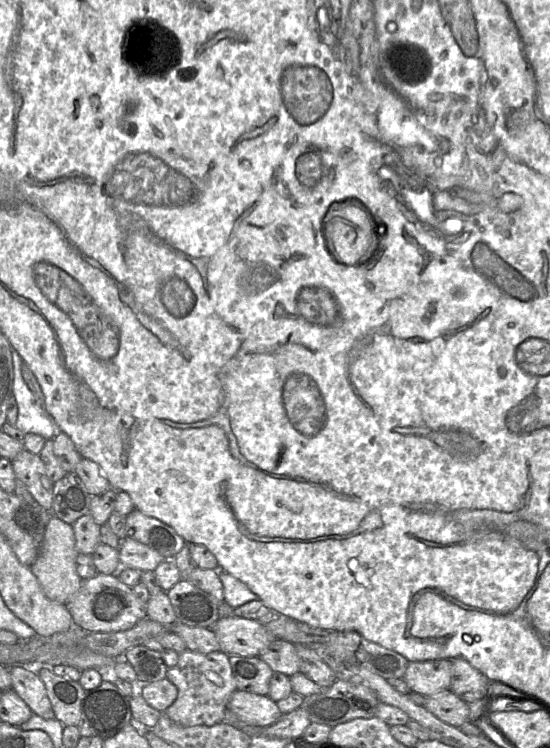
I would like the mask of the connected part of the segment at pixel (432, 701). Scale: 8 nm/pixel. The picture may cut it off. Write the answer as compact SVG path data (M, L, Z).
M450 690L427 696L424 707L443 722L457 728L469 721L468 704Z

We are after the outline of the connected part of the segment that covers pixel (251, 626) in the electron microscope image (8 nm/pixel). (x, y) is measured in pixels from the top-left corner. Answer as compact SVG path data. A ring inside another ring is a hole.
M235 615L219 618L212 630L221 651L229 656L260 656L275 640L261 622Z

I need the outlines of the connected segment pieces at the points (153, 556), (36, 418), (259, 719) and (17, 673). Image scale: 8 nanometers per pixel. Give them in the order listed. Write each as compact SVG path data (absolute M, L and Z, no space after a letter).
M134 539L122 540L118 548L121 567L143 571L154 571L166 559L156 550Z
M11 347L12 362L13 362L13 388L12 396L15 398L18 408L17 421L14 427L24 434L32 433L42 436L44 439L53 439L58 433L57 425L51 420L51 415L37 402L33 393L24 382L22 376L22 364L24 363L16 350Z
M239 689L232 693L227 709L239 720L252 726L270 726L283 715L269 696Z
M22 665L9 667L11 688L29 706L34 714L44 718L54 718L51 702L44 683L35 671L29 671Z

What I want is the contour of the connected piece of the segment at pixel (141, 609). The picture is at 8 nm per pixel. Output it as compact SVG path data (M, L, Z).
M97 573L94 577L83 580L81 588L66 604L74 625L86 632L128 630L146 618L146 605L135 597L132 588L125 585L116 574L102 573Z

